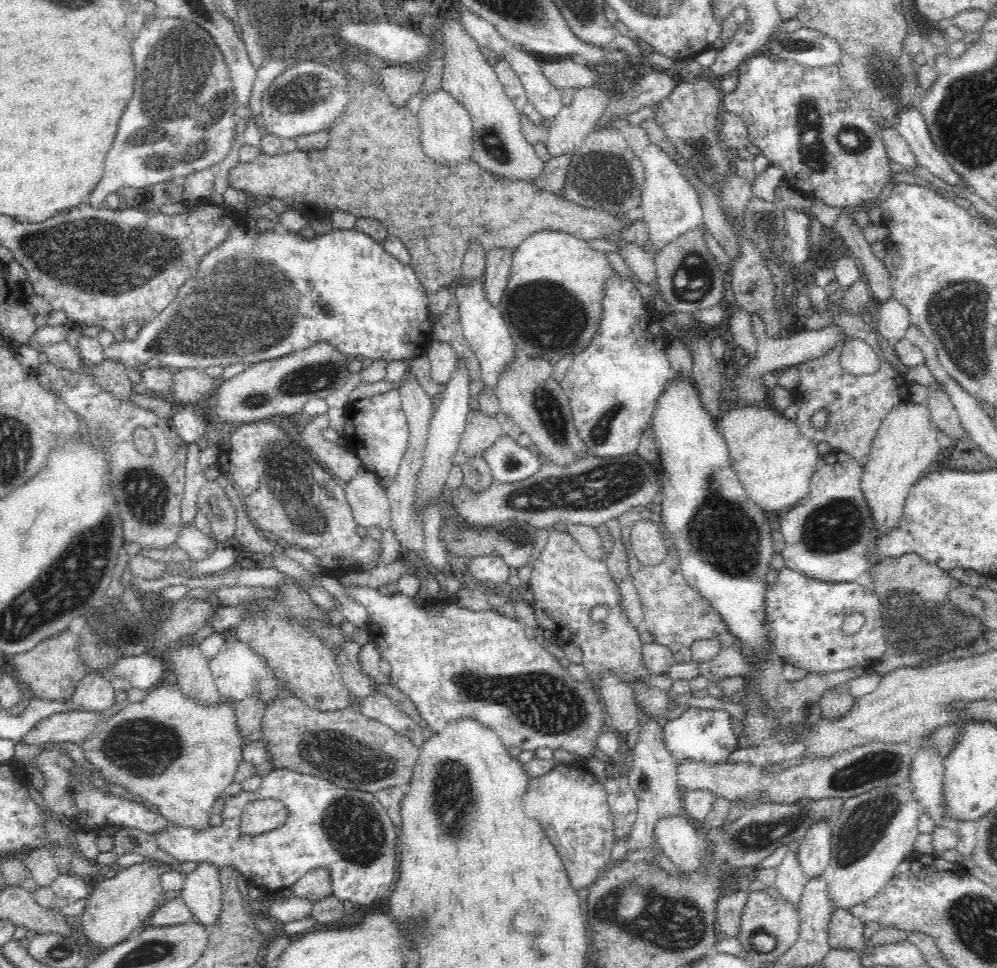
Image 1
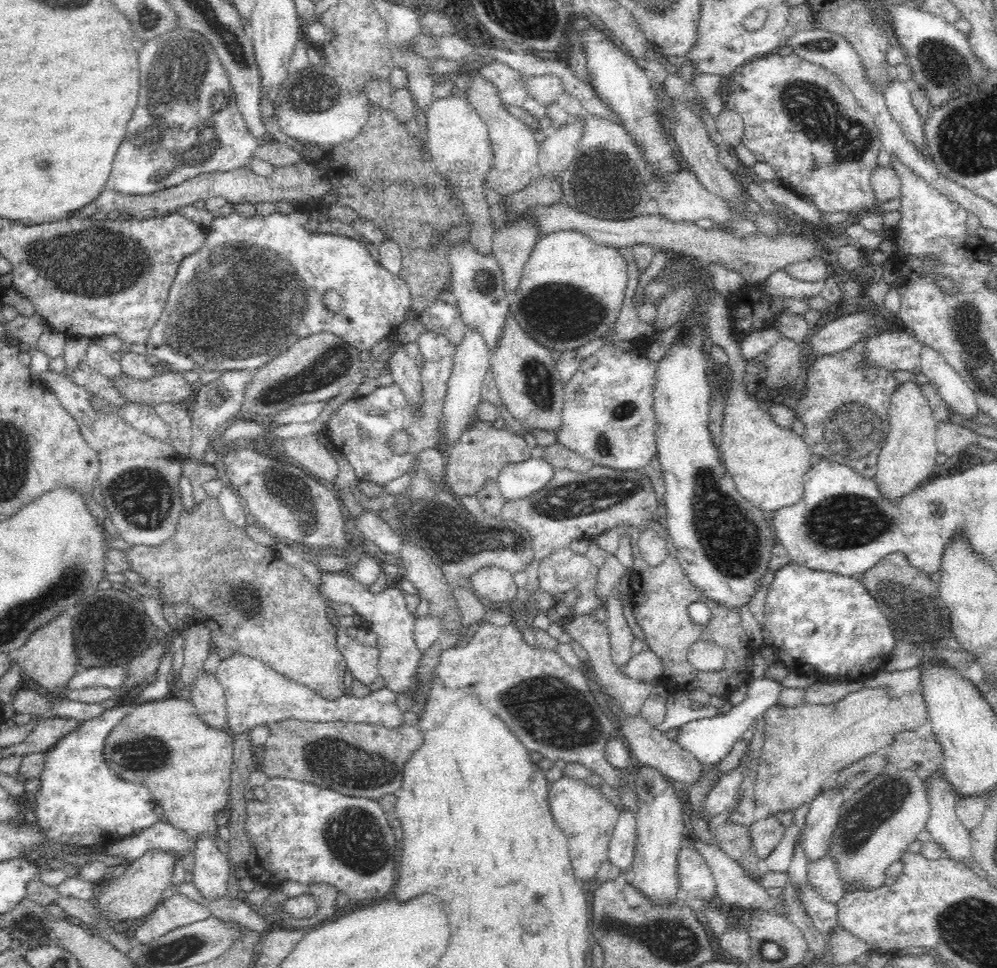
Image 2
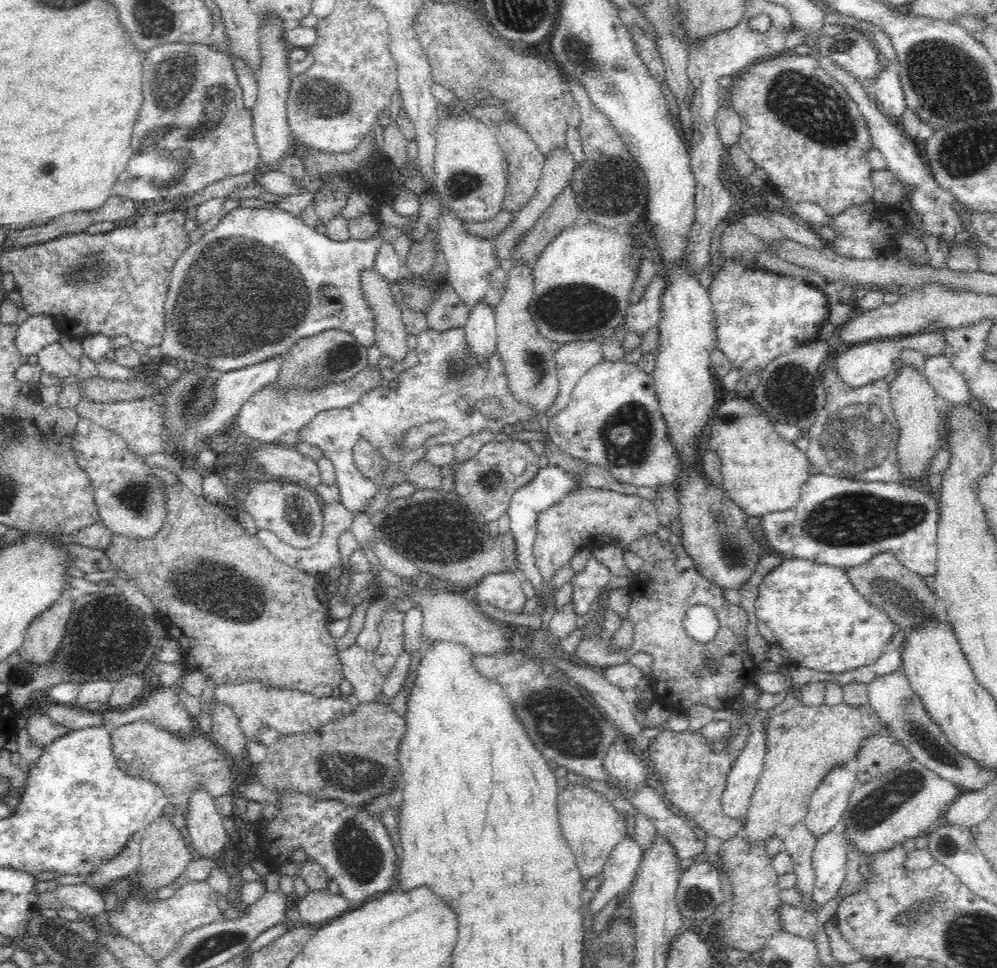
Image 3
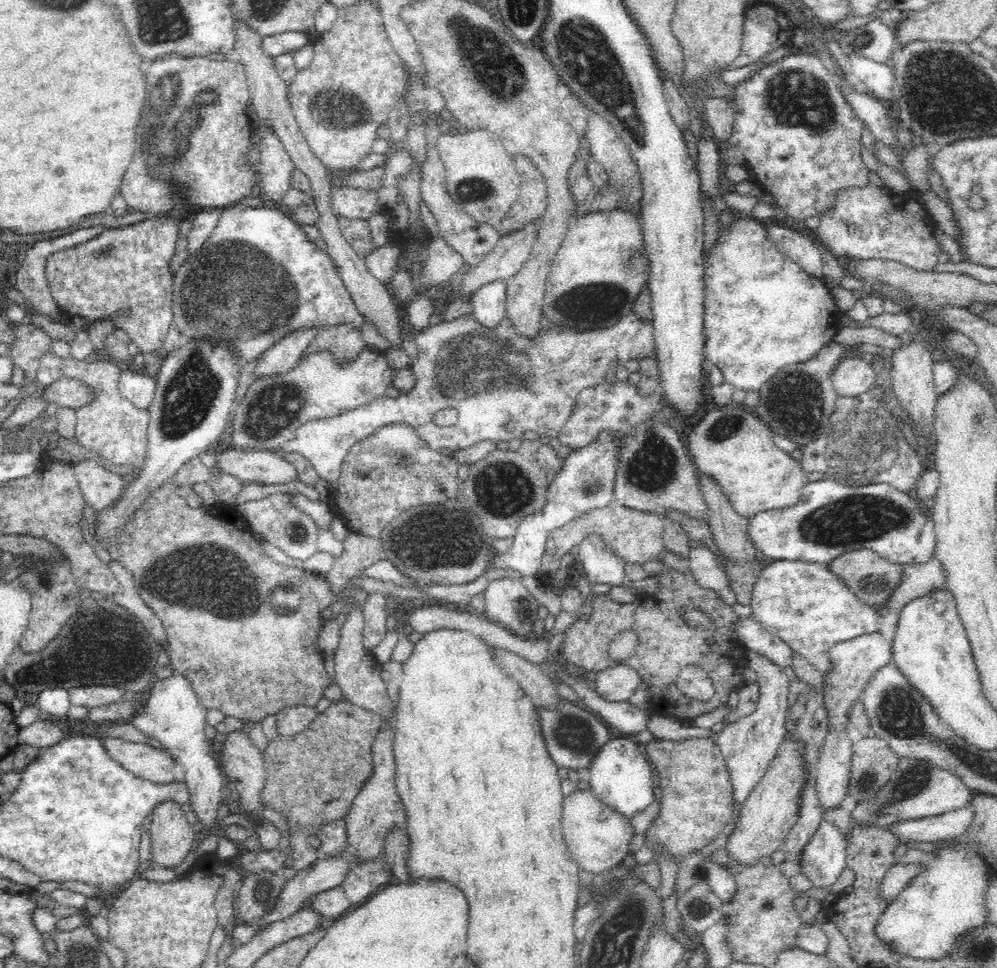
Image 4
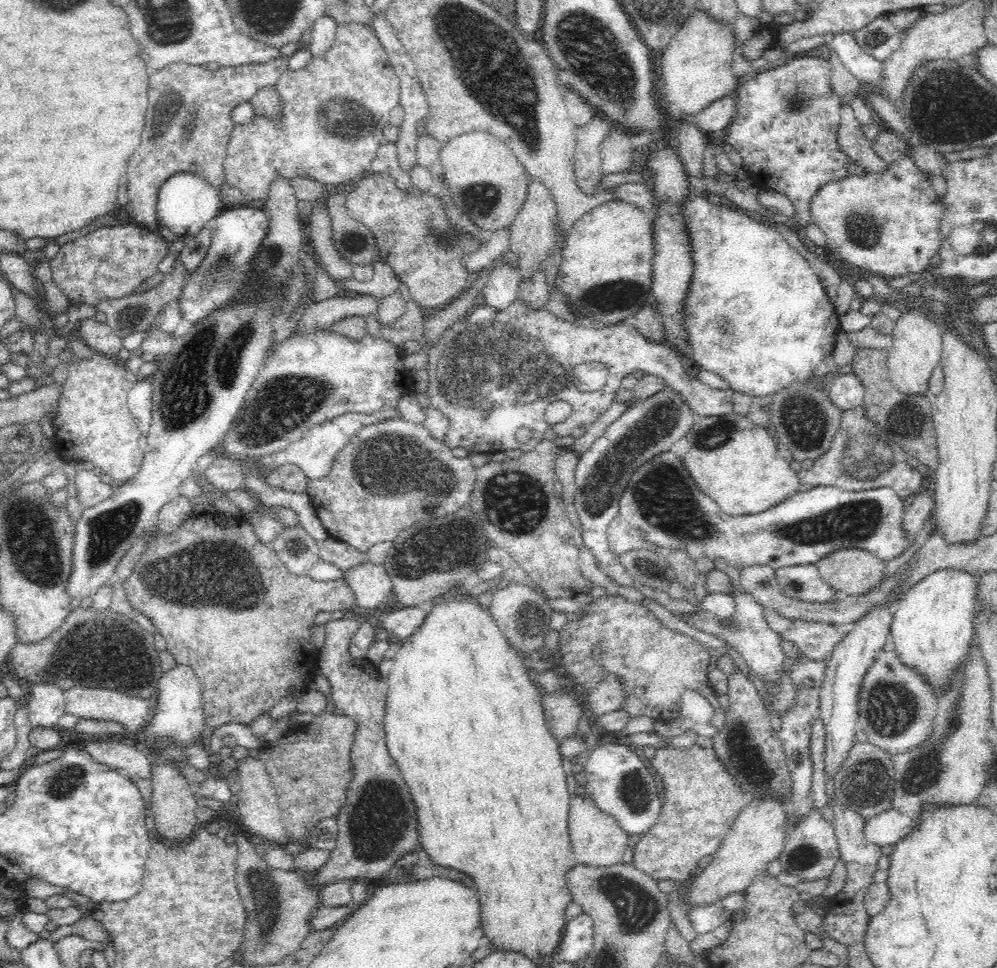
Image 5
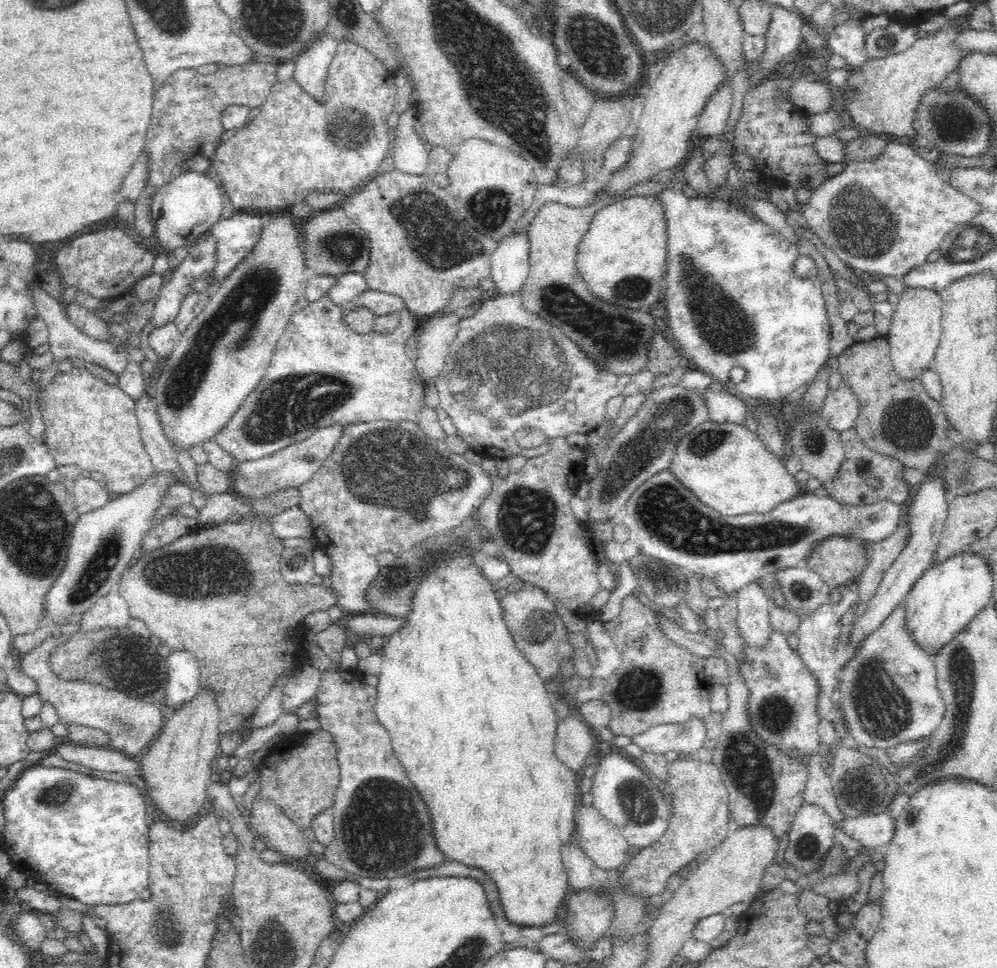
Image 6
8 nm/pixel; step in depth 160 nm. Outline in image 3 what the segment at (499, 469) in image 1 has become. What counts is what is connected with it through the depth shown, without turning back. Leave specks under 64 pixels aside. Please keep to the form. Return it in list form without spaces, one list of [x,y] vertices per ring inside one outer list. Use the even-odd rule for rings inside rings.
[[[543,463],[538,474],[534,476],[534,479],[530,480],[528,484],[520,486],[518,490],[512,492],[512,498],[510,498],[510,508],[508,508],[508,514],[510,517],[509,530],[512,531],[515,538],[516,556],[515,561],[518,568],[518,573],[531,582],[536,590],[537,596],[540,598],[541,605],[544,606],[546,600],[544,600],[545,590],[542,585],[543,576],[540,574],[538,567],[536,566],[536,559],[534,559],[534,540],[536,540],[536,520],[540,512],[548,510],[552,504],[560,502],[570,490],[576,490],[580,484],[580,481],[576,477],[572,477],[566,473],[566,471],[558,468],[557,466]]]

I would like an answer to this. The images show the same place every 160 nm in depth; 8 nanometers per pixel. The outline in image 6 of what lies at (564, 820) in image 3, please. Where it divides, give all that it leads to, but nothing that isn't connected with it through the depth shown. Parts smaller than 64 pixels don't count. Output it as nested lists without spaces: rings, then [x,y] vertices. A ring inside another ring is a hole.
[[[582,804],[576,808],[574,824],[578,831],[578,845],[592,862],[604,870],[614,870],[627,864],[629,844],[620,830],[606,820],[599,810]]]

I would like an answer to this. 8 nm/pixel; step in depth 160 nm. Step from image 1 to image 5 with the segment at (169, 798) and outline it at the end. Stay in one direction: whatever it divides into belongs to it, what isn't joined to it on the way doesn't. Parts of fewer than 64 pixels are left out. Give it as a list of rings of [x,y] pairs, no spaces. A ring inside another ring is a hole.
[[[109,738],[83,745],[84,751],[94,759],[94,762],[123,772],[132,780],[151,778],[151,760],[133,741],[122,742]]]

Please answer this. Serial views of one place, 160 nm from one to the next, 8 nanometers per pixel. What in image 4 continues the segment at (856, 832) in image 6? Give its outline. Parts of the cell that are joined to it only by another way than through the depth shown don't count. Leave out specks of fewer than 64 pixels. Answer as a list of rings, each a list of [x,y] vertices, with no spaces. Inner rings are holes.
[[[971,804],[958,810],[950,810],[938,816],[929,816],[894,823],[889,831],[898,838],[916,842],[937,842],[964,837],[966,829],[974,820]]]

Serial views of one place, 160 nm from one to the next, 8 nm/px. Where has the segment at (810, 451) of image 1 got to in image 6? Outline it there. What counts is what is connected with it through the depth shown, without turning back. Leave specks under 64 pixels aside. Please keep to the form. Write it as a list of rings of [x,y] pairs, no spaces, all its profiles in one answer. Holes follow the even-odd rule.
[[[702,422],[678,441],[671,462],[671,474],[722,516],[764,514],[800,494],[798,481],[788,474],[784,459],[770,453],[757,433],[742,424]]]

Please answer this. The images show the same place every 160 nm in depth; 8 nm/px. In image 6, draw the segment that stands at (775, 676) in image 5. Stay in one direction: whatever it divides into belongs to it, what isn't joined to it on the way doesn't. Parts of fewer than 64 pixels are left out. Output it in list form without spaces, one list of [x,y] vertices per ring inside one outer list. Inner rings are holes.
[[[756,581],[747,584],[738,592],[737,624],[741,631],[742,641],[751,648],[764,648],[774,632],[770,625],[772,601],[766,589]]]

